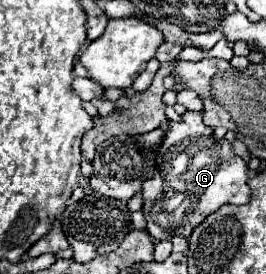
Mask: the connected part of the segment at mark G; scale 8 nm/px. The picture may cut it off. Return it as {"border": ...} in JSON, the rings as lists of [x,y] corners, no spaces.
{"border":[[[186,111],[182,121],[170,123],[164,141],[156,153],[156,177],[144,181],[142,213],[146,217],[146,231],[156,241],[172,239],[174,235],[190,237],[192,229],[200,225],[210,213],[224,203],[248,203],[248,167],[242,157],[232,153],[232,145],[216,143],[214,129],[202,123],[202,115]]]}

